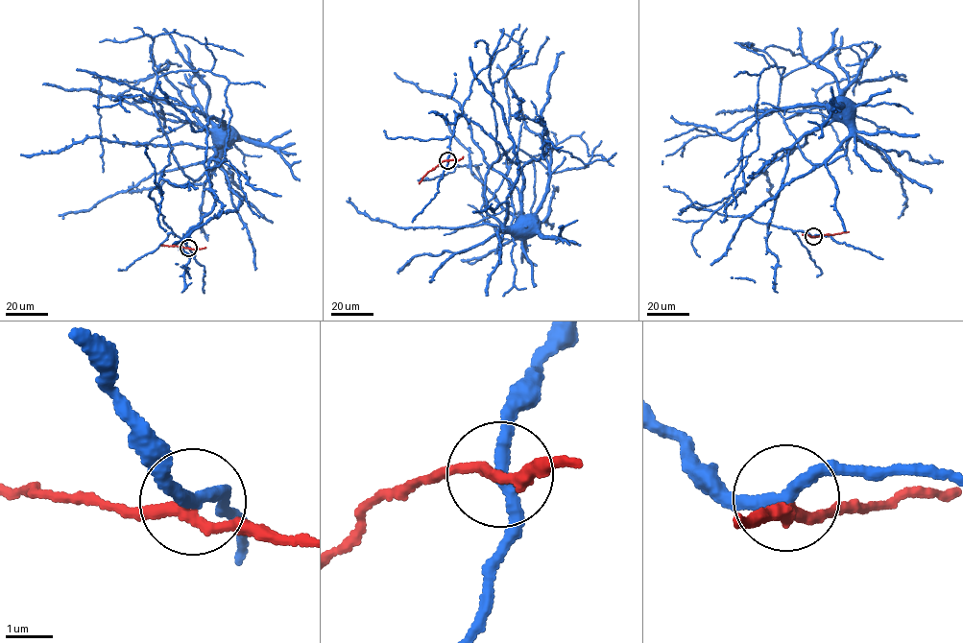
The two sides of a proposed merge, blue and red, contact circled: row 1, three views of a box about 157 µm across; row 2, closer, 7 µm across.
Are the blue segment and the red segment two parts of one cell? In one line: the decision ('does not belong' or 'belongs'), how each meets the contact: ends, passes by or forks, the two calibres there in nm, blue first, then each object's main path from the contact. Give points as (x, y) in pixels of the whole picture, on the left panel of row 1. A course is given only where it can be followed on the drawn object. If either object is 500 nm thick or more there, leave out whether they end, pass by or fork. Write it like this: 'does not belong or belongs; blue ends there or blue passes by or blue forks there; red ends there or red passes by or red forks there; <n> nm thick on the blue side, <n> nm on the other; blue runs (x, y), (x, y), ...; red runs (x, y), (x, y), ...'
does not belong; blue passes by; red passes by; 240 nm thick on the blue side, 200 nm on the other; blue runs (188, 247), (163, 222), (148, 196), (158, 188), (172, 148), (184, 175), (198, 180), (220, 159), (220, 145); red runs (187, 247), (161, 245)

